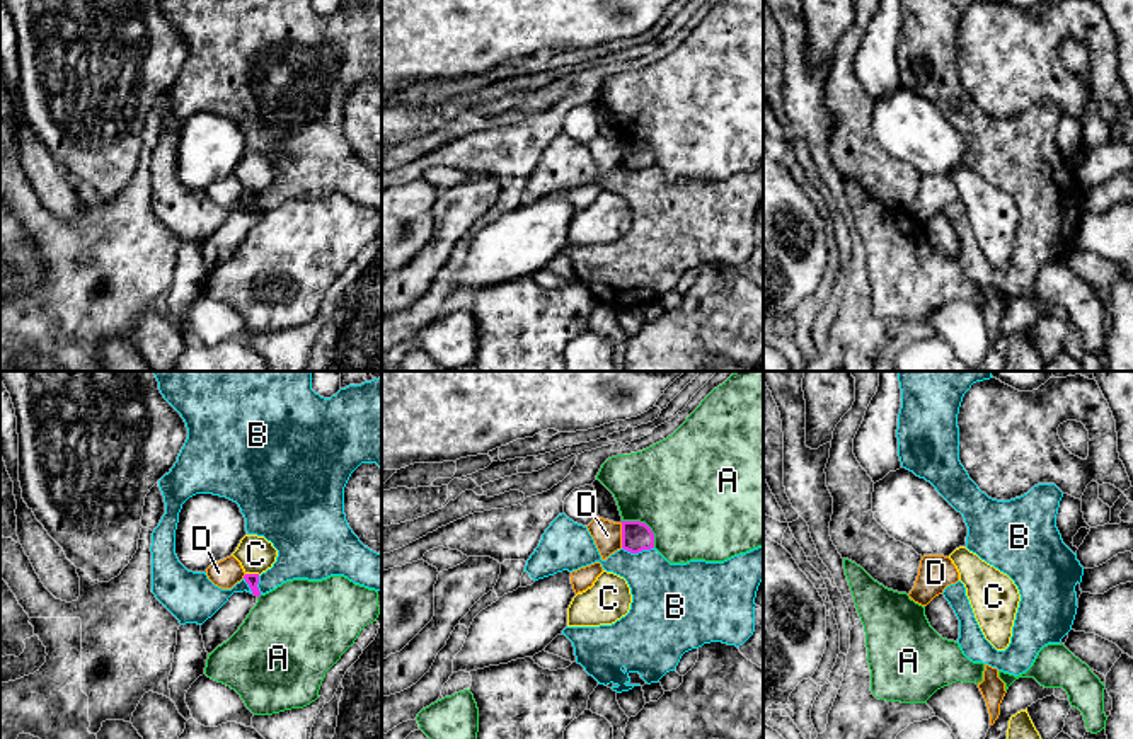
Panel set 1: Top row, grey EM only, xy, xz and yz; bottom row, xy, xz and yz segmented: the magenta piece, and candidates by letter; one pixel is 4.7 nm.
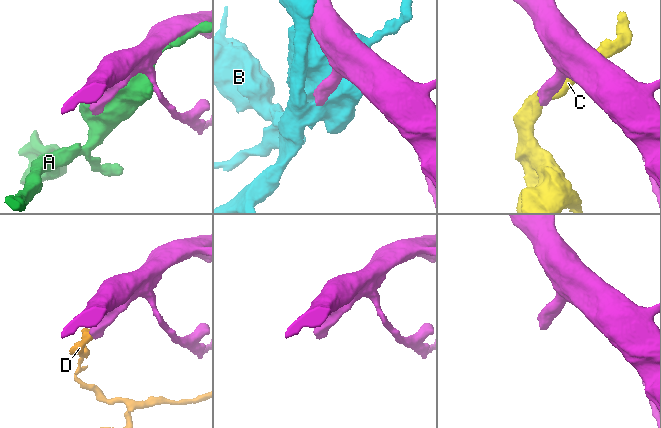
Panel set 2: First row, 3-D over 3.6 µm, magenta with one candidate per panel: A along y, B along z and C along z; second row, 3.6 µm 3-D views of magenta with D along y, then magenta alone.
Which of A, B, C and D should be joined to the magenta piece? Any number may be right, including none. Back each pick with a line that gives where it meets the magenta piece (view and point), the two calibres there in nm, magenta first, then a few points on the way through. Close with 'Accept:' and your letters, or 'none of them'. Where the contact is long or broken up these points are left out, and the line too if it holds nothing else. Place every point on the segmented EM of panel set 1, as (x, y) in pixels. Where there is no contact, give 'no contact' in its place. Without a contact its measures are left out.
Accept: none of them

